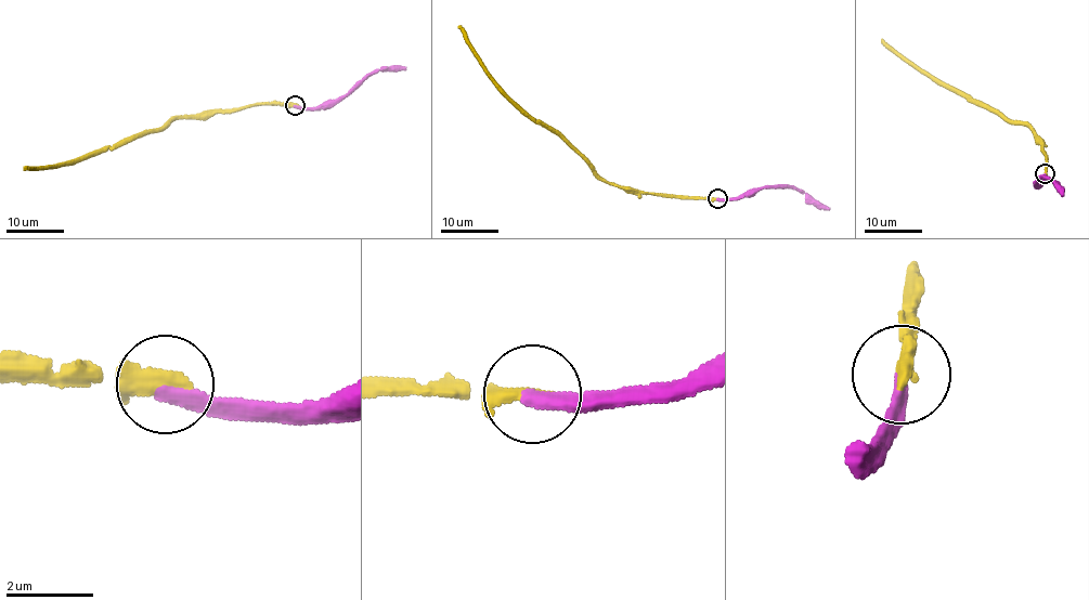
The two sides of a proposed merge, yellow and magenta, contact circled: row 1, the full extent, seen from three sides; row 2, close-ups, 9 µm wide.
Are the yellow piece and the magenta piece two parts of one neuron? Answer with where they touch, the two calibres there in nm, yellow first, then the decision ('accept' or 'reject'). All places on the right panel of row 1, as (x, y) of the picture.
place (1045, 173); calibres 420 and 360 nm; accept

